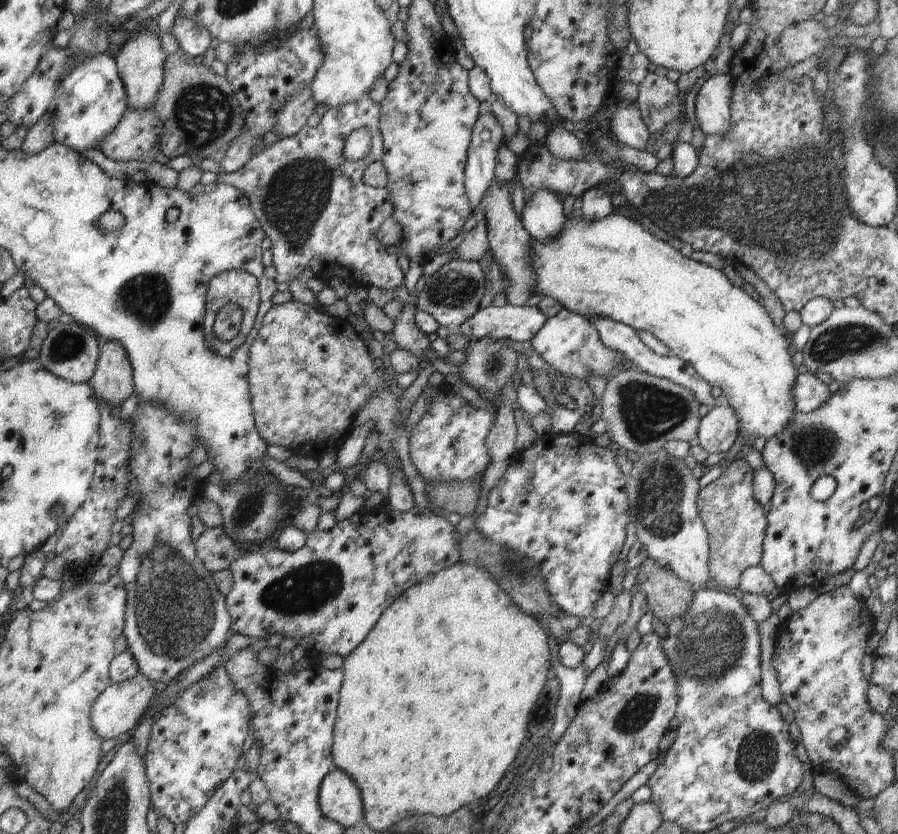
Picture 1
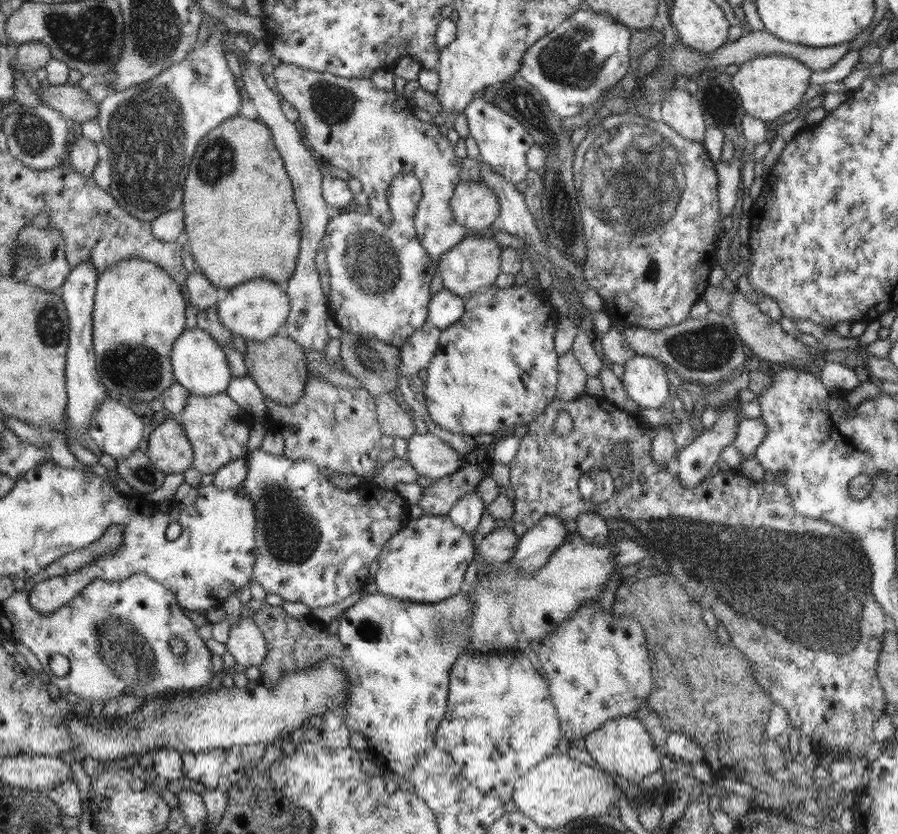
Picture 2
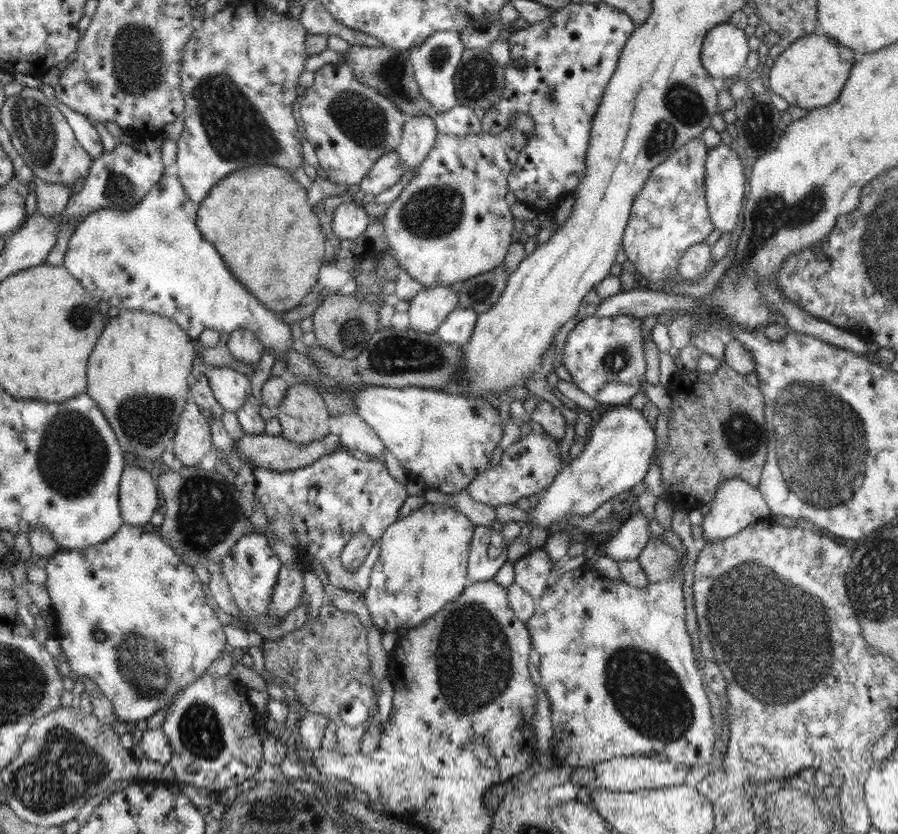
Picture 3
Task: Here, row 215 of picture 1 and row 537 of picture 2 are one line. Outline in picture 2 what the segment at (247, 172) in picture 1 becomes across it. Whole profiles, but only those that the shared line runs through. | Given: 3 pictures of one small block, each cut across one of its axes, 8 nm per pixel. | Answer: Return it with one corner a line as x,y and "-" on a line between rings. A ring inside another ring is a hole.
261,448
250,451
246,462
248,472
241,486
254,504
256,522
256,558
252,579
267,594
278,594
284,601
302,602
312,609
320,608
336,604
352,592
365,589
370,564
378,560
383,546
410,521
410,505
395,490
366,482
352,489
340,489
330,483
330,479
322,475
312,461
290,460

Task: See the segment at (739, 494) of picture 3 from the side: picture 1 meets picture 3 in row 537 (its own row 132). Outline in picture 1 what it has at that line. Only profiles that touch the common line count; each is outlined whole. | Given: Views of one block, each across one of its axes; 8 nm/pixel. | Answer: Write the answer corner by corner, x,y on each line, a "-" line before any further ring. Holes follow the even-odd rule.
714,74
696,96
696,118
707,136
730,134
732,80
729,74

